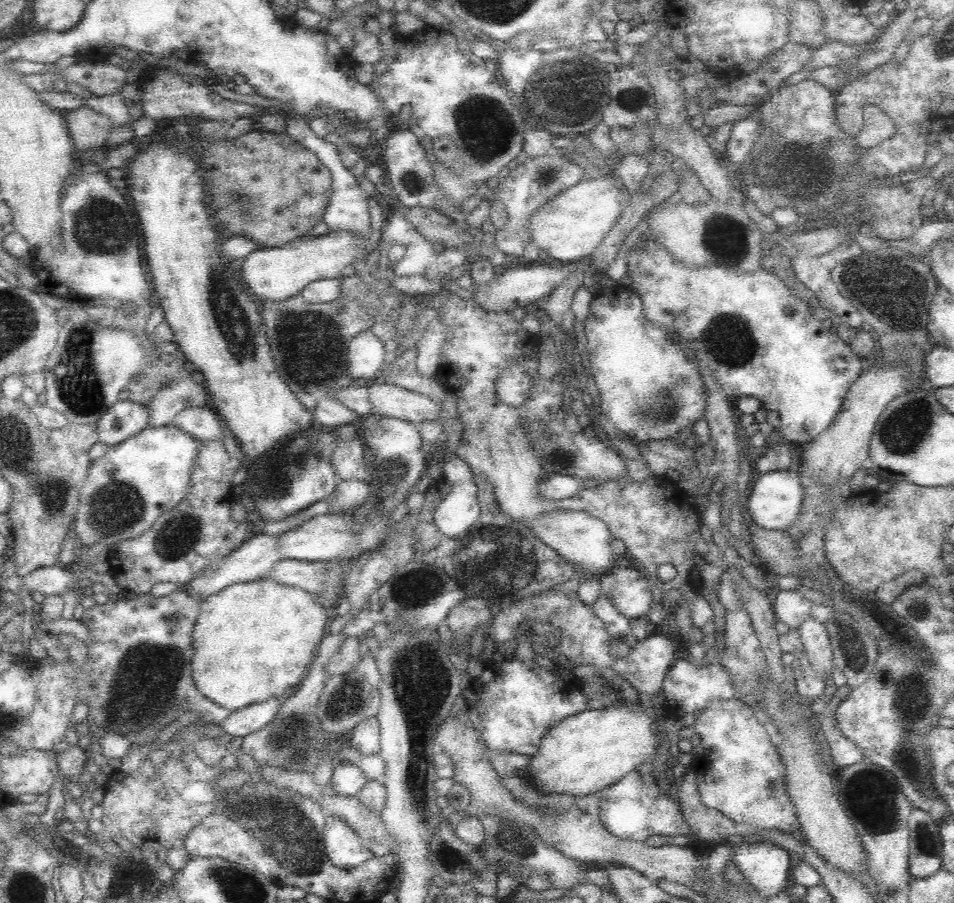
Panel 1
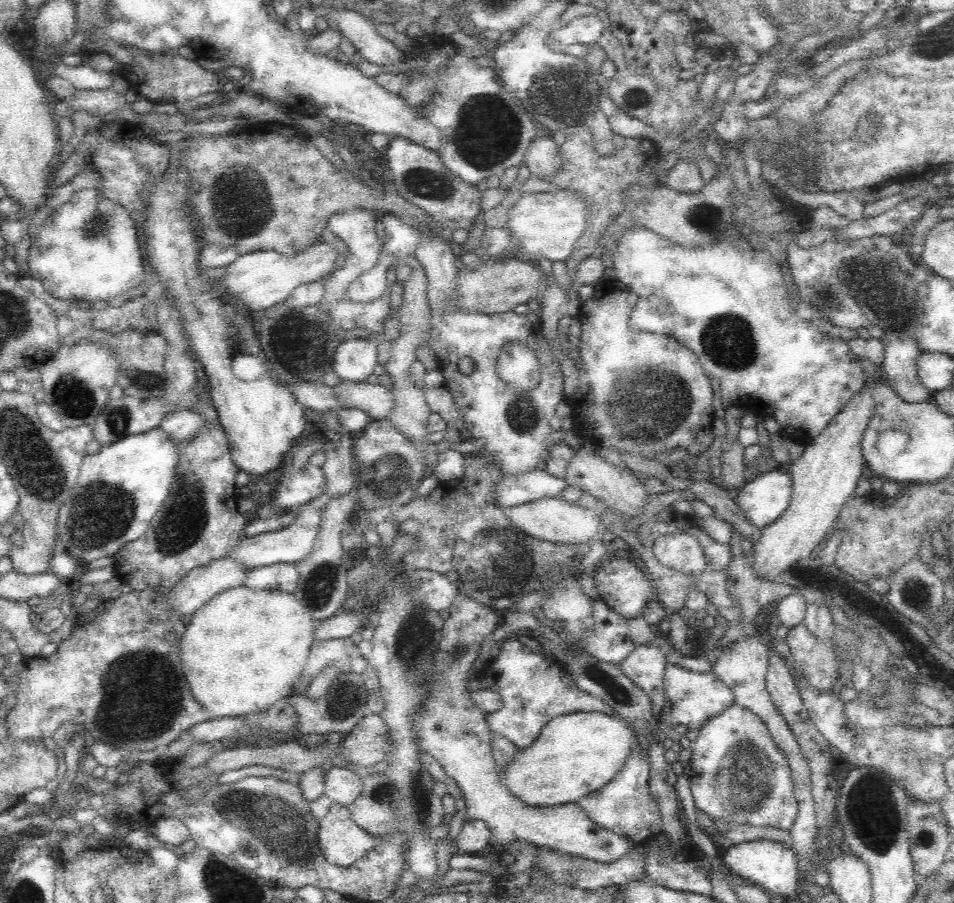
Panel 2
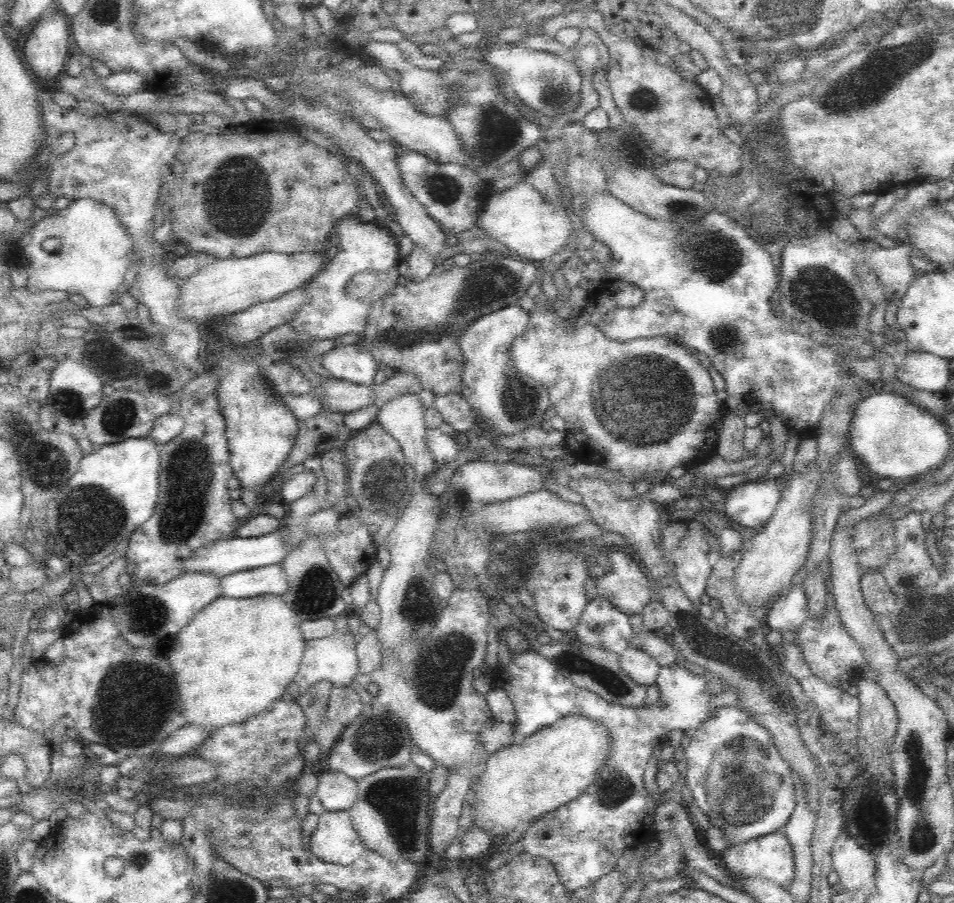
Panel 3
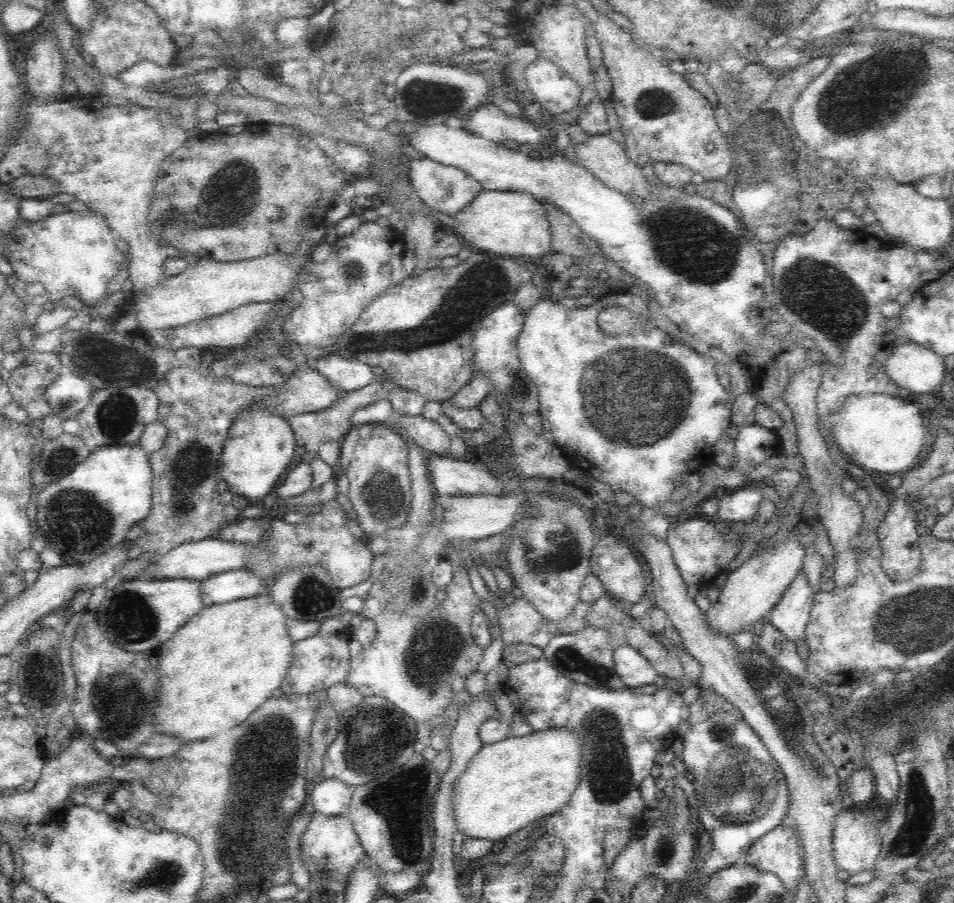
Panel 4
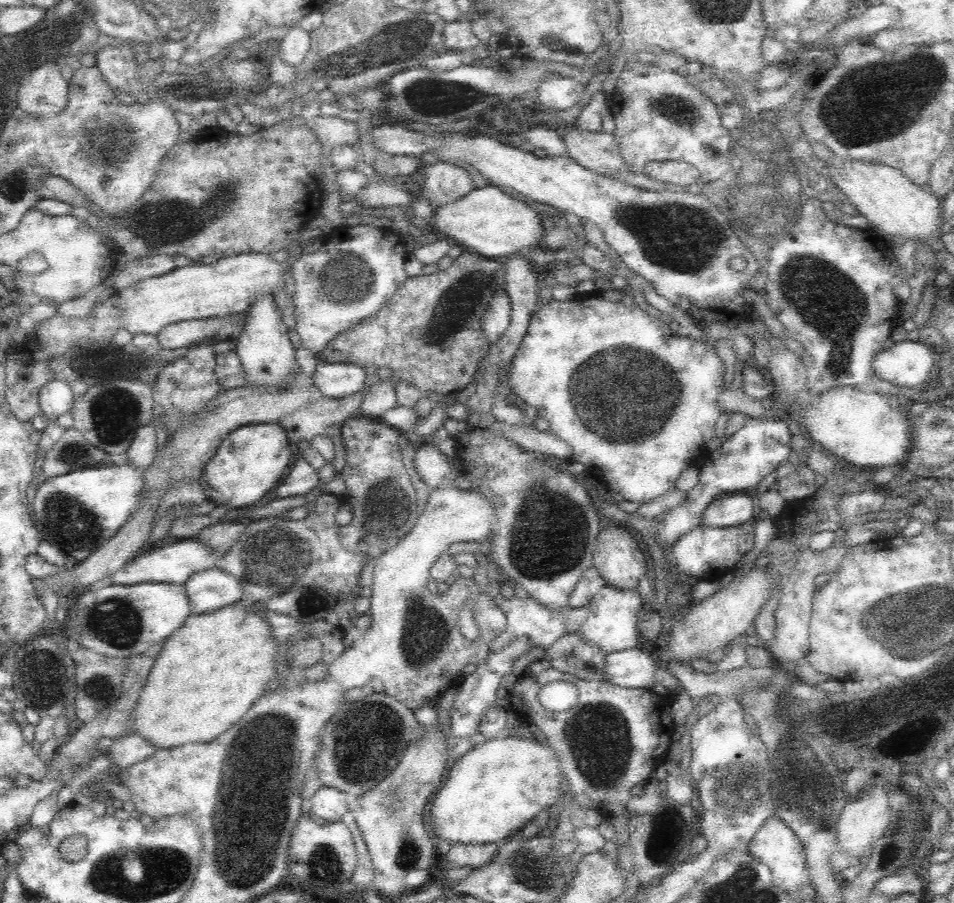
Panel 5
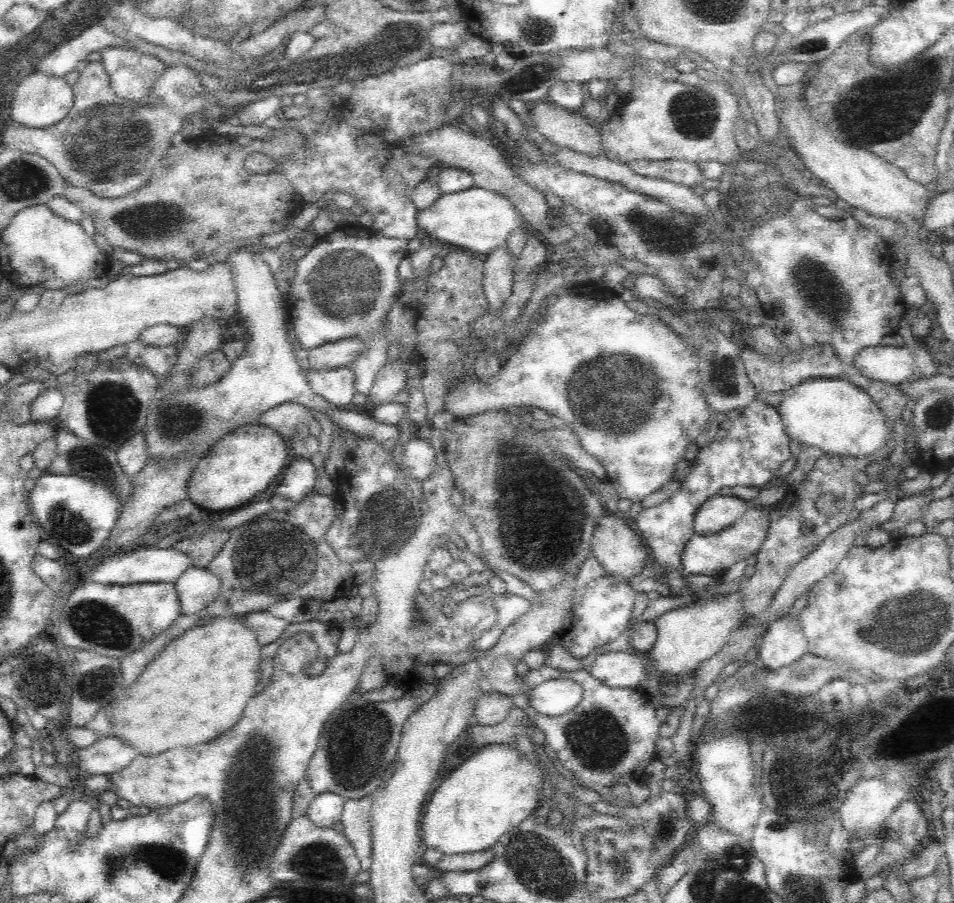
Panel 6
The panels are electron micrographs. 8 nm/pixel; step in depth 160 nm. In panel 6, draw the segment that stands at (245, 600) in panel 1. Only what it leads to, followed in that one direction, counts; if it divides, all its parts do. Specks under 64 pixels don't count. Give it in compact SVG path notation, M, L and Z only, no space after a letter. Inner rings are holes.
M211 618L187 630L170 642L164 652L146 666L142 676L138 676L124 696L118 698L118 706L112 708L112 735L134 747L142 756L154 756L176 746L196 746L218 738L238 722L246 702L256 694L260 648L262 645L258 643L256 633L242 618Z

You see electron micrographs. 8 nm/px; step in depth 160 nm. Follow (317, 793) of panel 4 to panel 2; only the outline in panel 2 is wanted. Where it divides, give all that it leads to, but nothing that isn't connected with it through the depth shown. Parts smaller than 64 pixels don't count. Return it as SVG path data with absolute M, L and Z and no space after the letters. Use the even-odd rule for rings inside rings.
M337 761L330 772L325 774L324 796L334 804L348 807L361 796L362 790L363 779L354 774L353 768L341 762Z

